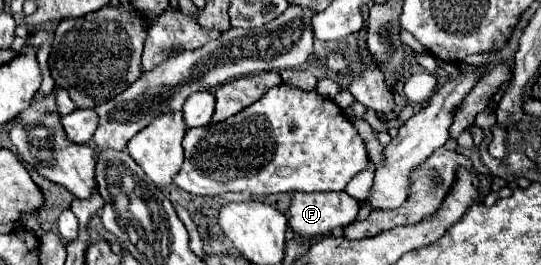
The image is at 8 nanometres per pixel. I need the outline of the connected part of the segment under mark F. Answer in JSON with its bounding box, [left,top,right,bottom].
[288,192,358,240]

